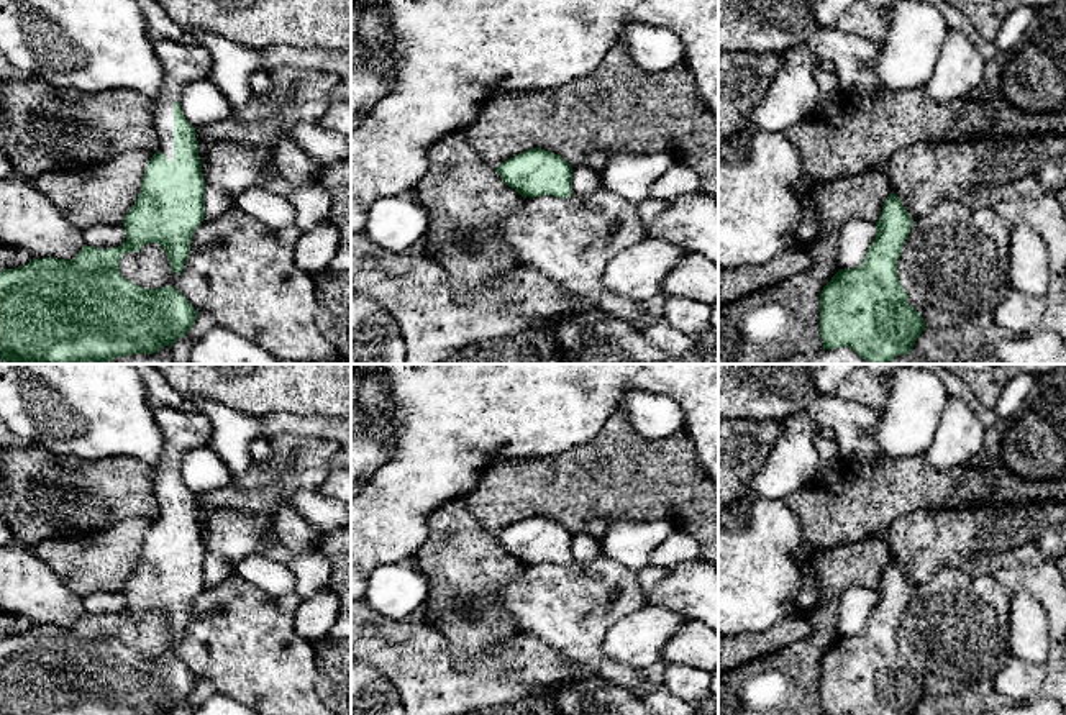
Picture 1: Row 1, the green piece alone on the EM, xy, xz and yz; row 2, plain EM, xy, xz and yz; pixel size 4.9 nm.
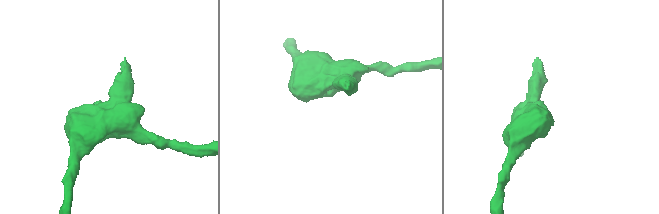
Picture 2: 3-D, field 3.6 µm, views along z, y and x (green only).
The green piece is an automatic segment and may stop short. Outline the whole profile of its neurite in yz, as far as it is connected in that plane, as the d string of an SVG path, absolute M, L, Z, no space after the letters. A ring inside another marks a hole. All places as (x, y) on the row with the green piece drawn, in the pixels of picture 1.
M886 198L874 243L856 269L840 269L820 294L823 349L851 348L869 364L909 354L925 328L899 282L897 262L913 218L900 198Z

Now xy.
M154 38L154 51L162 66L162 89L154 102L154 126L159 149L153 154L134 205L128 210L123 226L126 241L118 248L98 249L84 246L71 261L57 257L33 259L28 264L0 272L0 361L3 364L108 364L120 356L153 354L171 346L194 326L197 310L179 289L143 289L121 276L118 266L125 253L138 253L144 244L164 248L171 271L177 276L190 254L192 235L205 220L205 180L195 128L182 115L179 98L185 85L208 79L213 59L207 48L190 41Z

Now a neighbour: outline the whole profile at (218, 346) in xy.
M213 326L194 344L190 364L279 364L279 361L235 331Z

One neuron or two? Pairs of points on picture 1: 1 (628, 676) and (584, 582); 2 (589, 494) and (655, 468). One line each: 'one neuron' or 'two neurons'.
1: one neuron
2: one neuron

